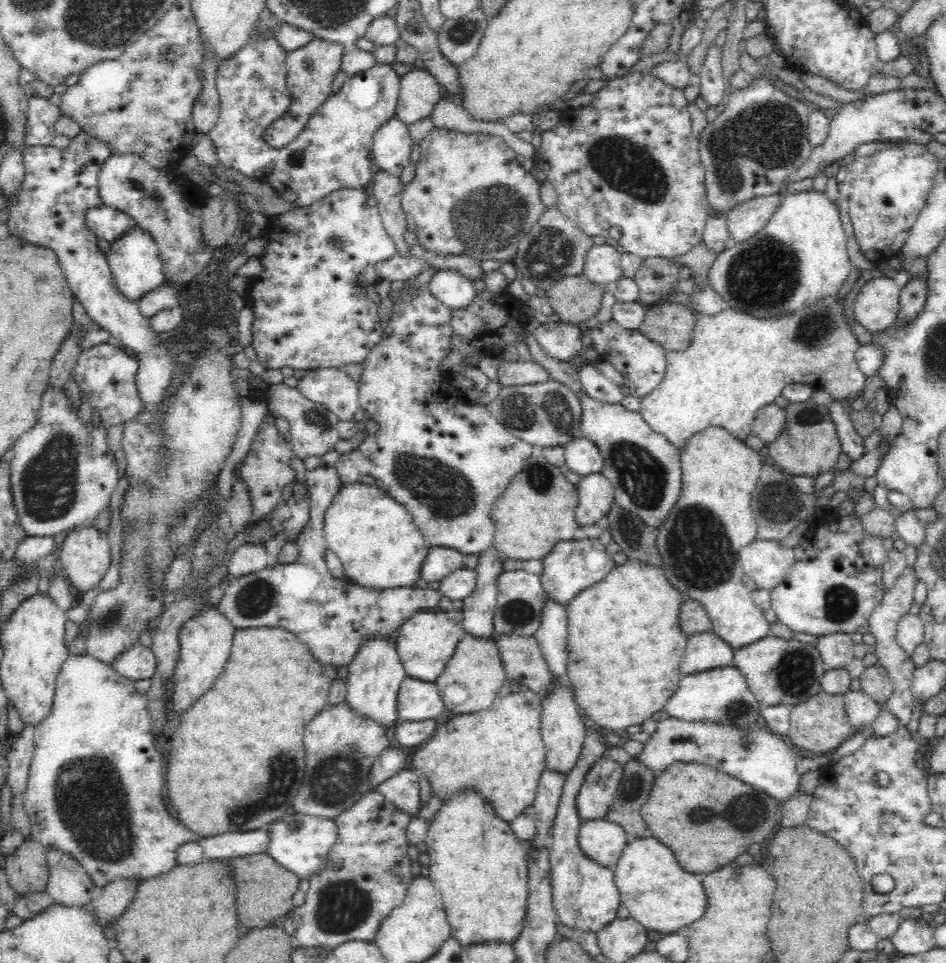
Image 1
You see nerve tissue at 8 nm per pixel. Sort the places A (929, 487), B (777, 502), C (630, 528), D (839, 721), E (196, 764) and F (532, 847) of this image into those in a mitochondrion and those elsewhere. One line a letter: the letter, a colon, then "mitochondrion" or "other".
A: other
B: mitochondrion
C: mitochondrion
D: other
E: other
F: other

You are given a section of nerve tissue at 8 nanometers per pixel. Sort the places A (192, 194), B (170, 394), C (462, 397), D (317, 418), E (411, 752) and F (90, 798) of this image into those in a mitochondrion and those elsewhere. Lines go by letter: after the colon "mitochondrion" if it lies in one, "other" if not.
A: other
B: other
C: other
D: mitochondrion
E: other
F: mitochondrion

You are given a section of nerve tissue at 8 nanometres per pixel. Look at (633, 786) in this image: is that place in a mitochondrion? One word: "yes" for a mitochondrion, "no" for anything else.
yes

